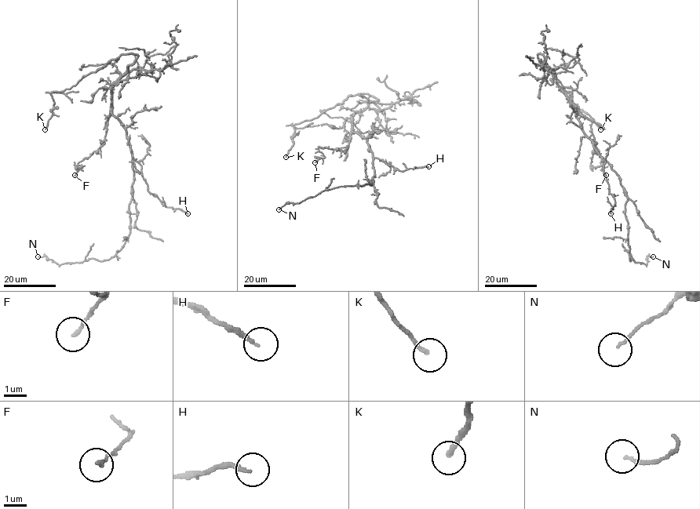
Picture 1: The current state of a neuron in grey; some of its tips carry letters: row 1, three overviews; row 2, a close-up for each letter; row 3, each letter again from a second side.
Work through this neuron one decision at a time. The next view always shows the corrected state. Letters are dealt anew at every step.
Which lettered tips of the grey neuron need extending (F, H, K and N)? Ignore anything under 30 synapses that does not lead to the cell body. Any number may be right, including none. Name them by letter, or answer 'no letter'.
K

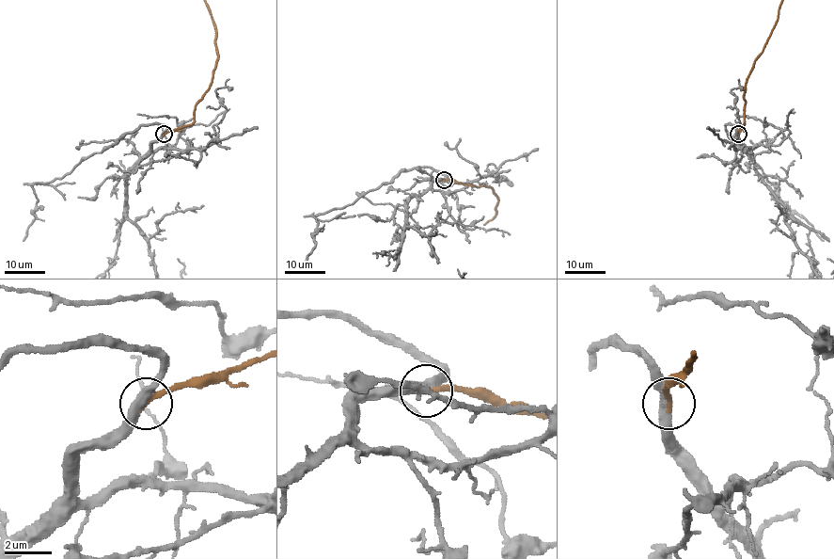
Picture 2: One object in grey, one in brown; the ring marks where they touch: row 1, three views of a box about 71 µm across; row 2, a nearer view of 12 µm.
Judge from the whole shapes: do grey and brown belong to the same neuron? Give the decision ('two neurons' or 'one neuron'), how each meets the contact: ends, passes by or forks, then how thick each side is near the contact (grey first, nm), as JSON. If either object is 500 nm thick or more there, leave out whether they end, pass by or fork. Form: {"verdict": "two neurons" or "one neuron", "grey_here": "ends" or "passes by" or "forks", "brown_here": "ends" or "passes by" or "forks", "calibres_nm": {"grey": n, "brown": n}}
{"verdict": "one neuron", "grey_here": "passes by", "brown_here": "ends", "calibres_nm": {"grey": 340, "brown": 280}}

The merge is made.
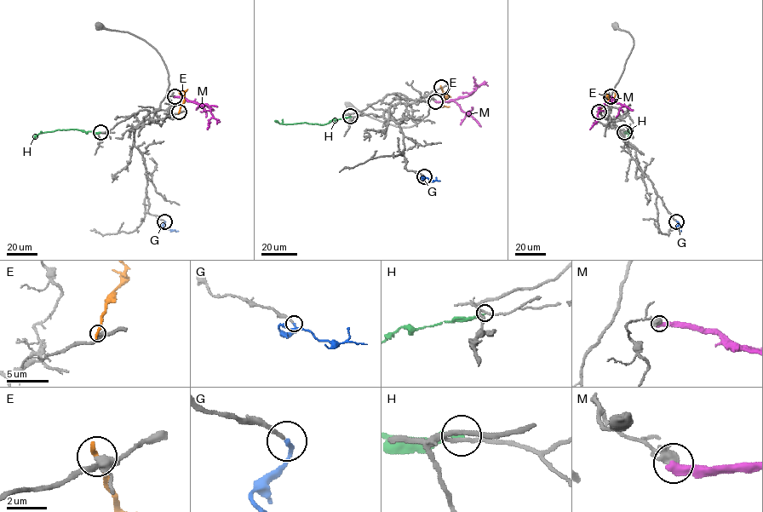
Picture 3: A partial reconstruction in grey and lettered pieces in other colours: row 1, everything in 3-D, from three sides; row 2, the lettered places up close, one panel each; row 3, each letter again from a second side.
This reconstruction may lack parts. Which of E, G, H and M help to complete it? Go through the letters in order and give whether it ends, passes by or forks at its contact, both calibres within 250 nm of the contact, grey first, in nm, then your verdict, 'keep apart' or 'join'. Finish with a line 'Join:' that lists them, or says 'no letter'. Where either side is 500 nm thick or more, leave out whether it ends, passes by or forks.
E: it ends; calibres 300 and 320 nm; keep apart
G: it ends; calibres 190 and 200 nm; join
H: it ends; calibres 180 and 190 nm; keep apart
M: calibres 600 and 480 nm; keep apart
Join: G

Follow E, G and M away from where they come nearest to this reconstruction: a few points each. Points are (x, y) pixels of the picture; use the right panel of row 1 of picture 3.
E: (599, 112), (614, 97), (616, 91)
G: (676, 221), (680, 231)
M: (610, 96), (608, 103), (599, 108), (595, 123), (589, 129)

